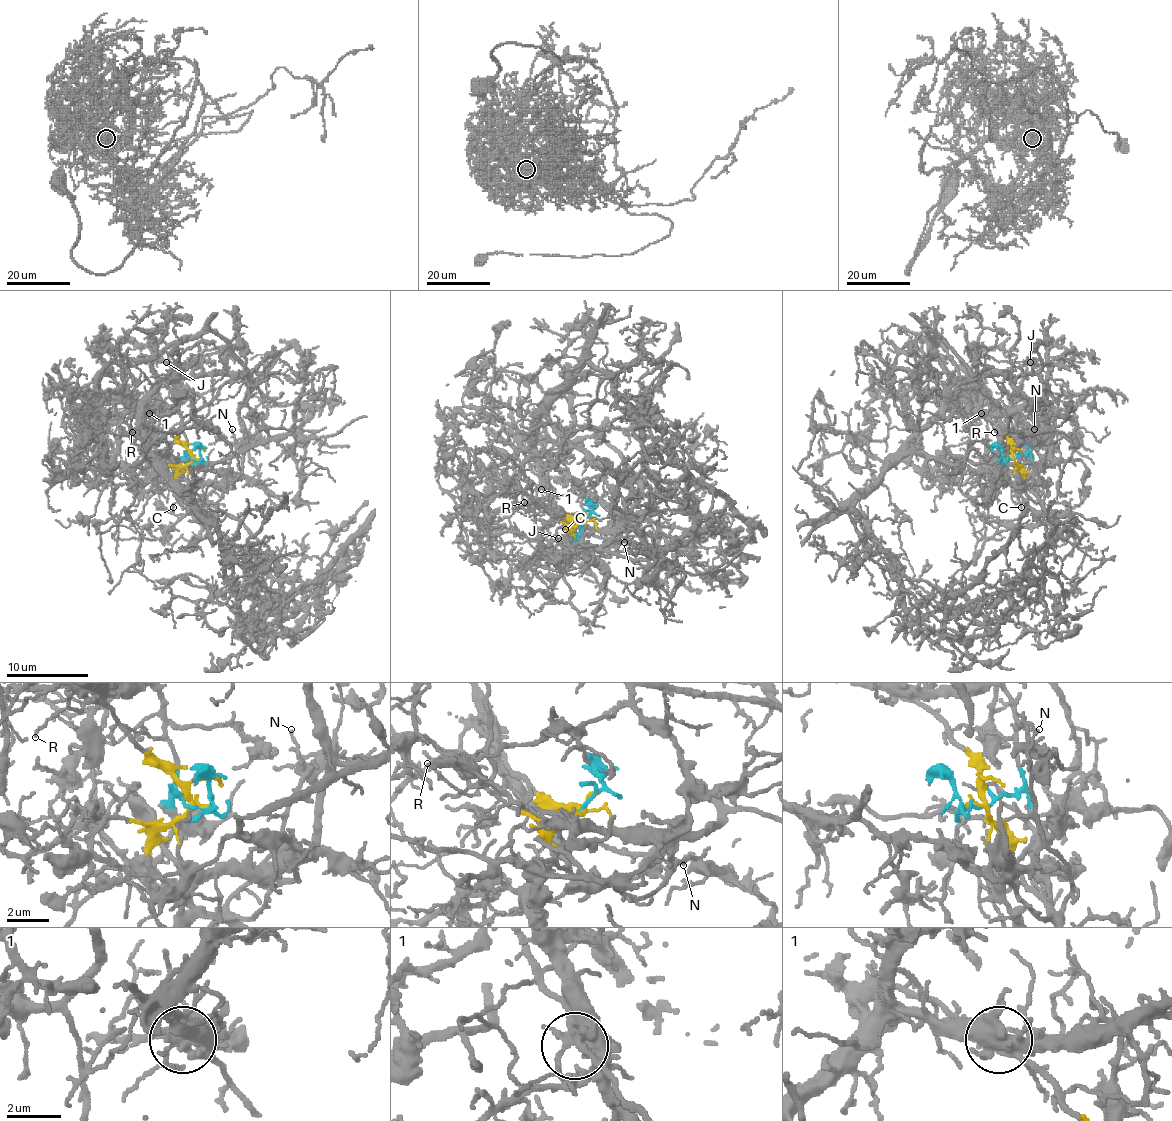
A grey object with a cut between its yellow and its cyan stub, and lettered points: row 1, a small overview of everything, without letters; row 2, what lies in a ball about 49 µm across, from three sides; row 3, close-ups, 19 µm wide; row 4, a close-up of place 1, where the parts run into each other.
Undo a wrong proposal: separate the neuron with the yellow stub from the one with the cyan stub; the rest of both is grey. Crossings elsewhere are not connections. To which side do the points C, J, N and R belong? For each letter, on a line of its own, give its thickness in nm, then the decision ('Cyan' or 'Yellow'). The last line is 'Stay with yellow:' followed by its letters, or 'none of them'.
C: Thickness 90 nm. Yellow
J: Thickness 150 nm. Cyan
N: Thickness 120 nm. Yellow
R: Thickness 130 nm. Cyan
Stay with yellow: C, N

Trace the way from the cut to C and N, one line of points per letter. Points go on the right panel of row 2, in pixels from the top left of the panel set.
C: (1010, 459), (1027, 485), (1018, 498), (1020, 508)
N: (1010, 459), (1020, 471), (1025, 483), (1041, 500), (1047, 481), (1037, 471), (1031, 447), (1035, 428)

